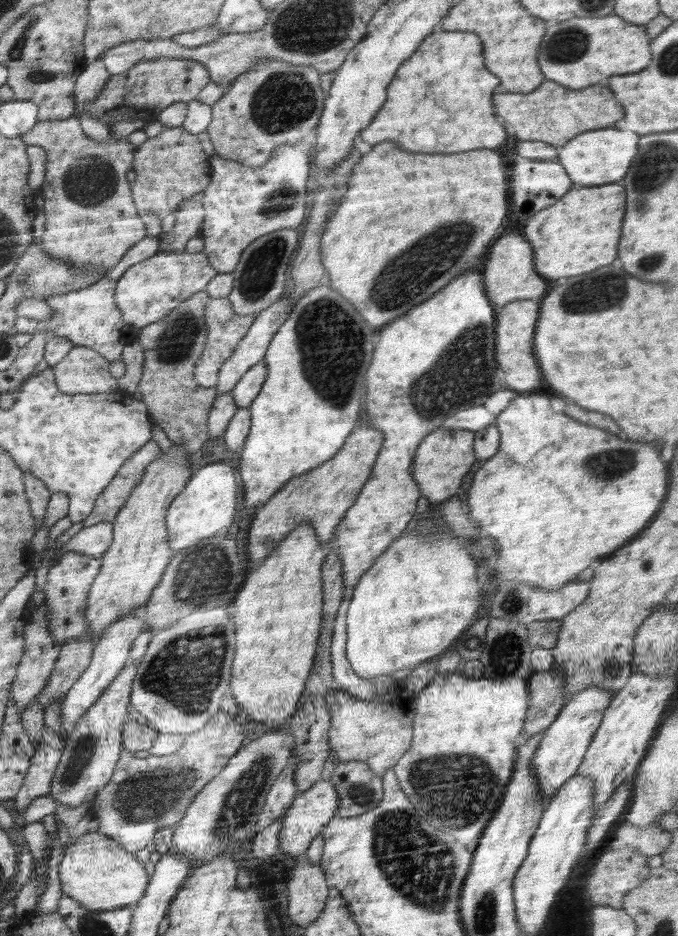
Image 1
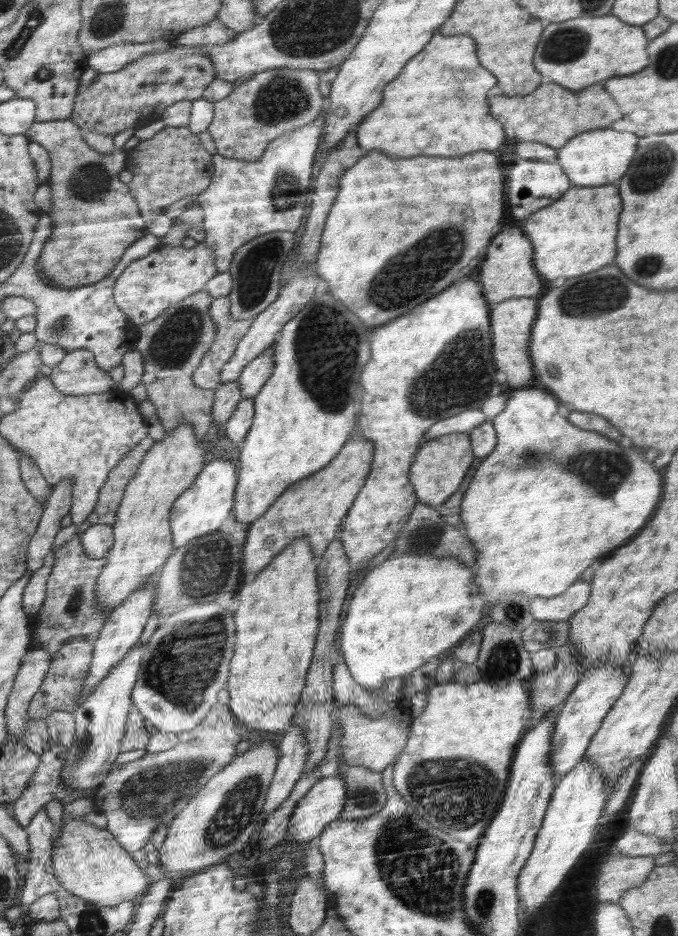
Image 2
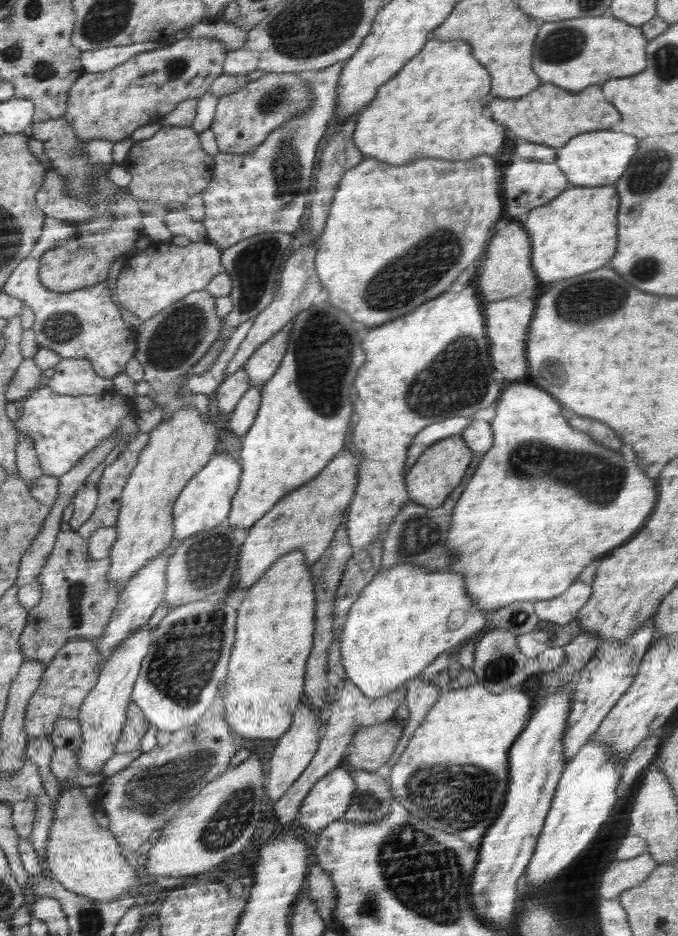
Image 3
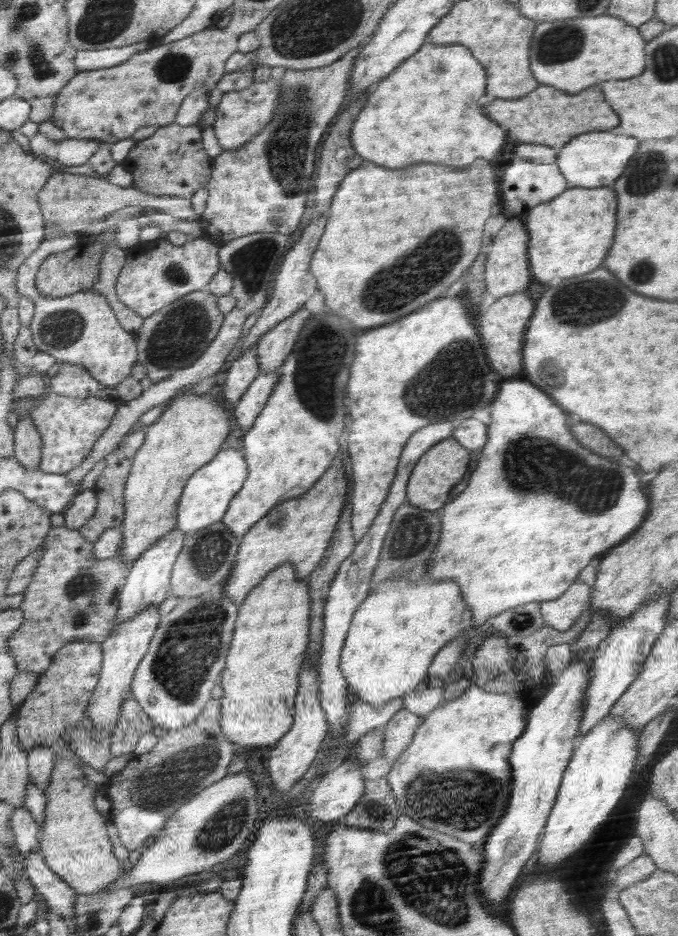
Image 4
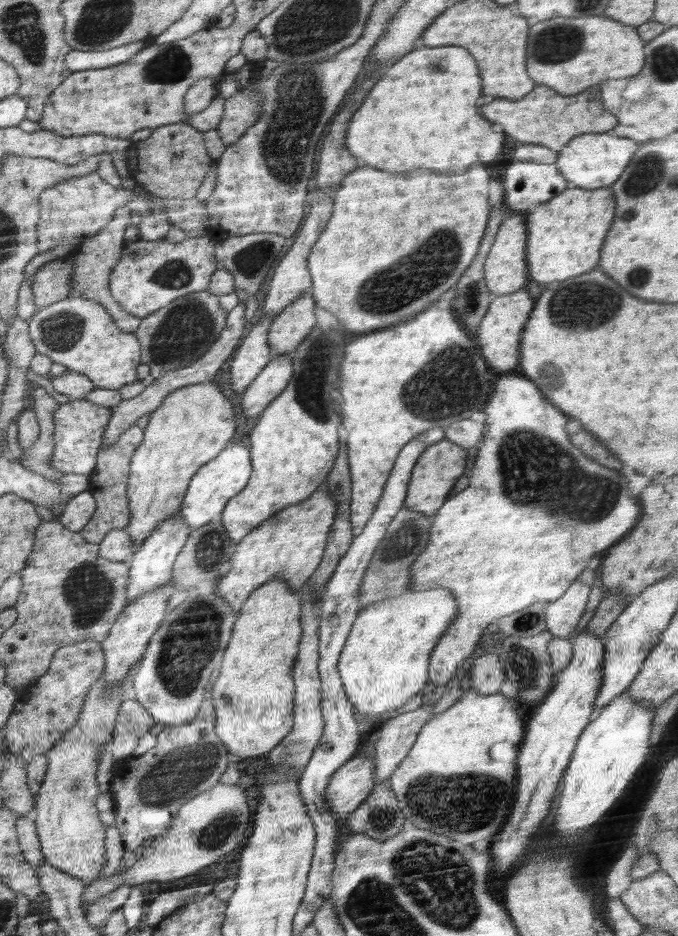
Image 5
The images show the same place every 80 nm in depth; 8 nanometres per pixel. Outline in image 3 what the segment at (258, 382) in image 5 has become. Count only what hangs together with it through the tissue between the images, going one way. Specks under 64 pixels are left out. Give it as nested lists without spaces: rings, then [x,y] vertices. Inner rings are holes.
[[[254,385],[254,388],[249,388],[234,408],[234,411],[228,416],[230,430],[236,436],[244,437],[252,427],[260,409],[260,395],[262,395],[260,385]]]

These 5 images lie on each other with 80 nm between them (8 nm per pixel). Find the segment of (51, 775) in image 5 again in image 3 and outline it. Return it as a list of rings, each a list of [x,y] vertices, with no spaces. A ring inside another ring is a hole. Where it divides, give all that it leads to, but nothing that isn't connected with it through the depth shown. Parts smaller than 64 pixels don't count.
[[[82,787],[62,789],[53,809],[53,821],[46,842],[46,863],[48,871],[66,890],[100,902],[112,902],[121,894],[134,892],[142,885],[136,870],[128,866],[126,858],[120,854],[115,836],[109,828],[102,828],[94,820],[94,810],[90,808],[88,797]]]

